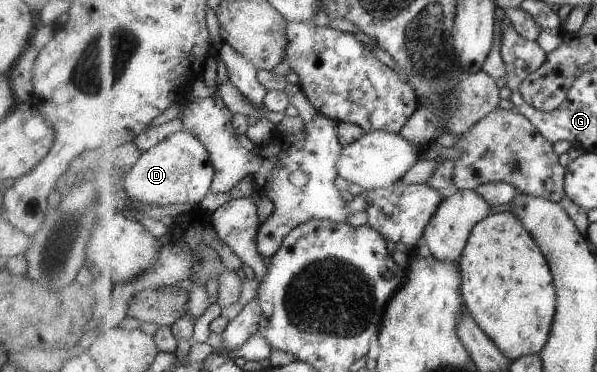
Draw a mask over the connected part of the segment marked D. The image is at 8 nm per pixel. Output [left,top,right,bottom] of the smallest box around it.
[125,131,215,207]

